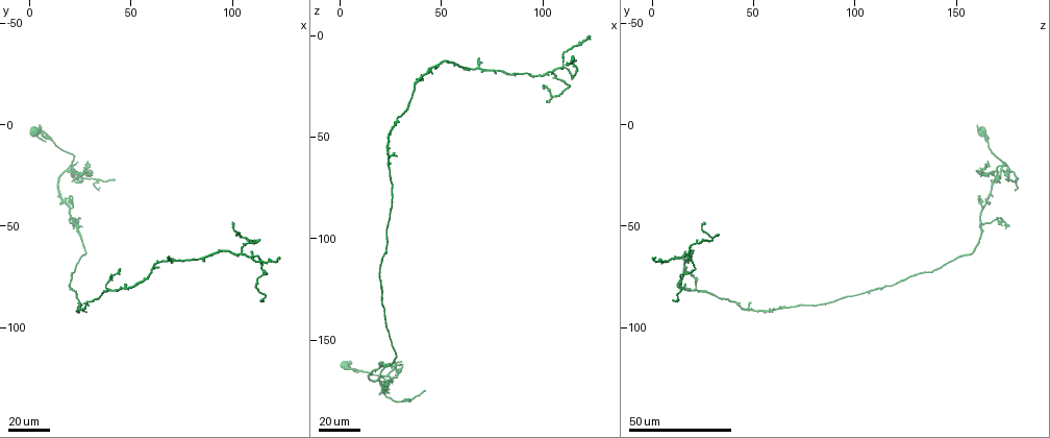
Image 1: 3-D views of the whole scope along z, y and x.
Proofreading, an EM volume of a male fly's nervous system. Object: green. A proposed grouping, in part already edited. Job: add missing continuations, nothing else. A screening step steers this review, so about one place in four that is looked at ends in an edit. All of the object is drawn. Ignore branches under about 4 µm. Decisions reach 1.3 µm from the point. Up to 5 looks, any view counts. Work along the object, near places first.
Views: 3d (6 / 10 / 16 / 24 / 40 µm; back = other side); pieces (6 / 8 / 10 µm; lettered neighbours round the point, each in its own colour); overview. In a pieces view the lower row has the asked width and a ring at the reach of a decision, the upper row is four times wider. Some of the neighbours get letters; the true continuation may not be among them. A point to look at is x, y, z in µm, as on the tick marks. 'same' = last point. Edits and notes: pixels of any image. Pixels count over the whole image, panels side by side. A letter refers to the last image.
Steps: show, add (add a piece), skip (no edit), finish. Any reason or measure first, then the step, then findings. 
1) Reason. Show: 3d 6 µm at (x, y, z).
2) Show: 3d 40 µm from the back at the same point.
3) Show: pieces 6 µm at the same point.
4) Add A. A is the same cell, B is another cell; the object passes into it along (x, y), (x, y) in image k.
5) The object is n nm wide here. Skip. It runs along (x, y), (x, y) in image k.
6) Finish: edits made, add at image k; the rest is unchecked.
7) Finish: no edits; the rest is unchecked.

An open end. Show: 3d 40 µm at (21, 50, 175).

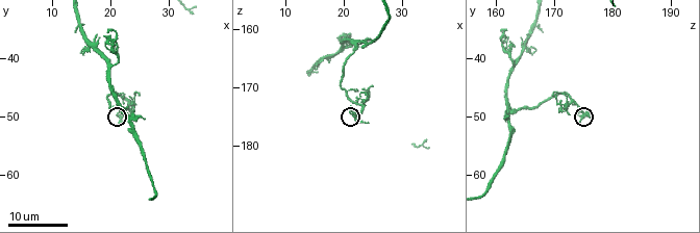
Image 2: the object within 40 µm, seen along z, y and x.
Show: pieces 8 µm at (21.5, 51.0, 174.0).

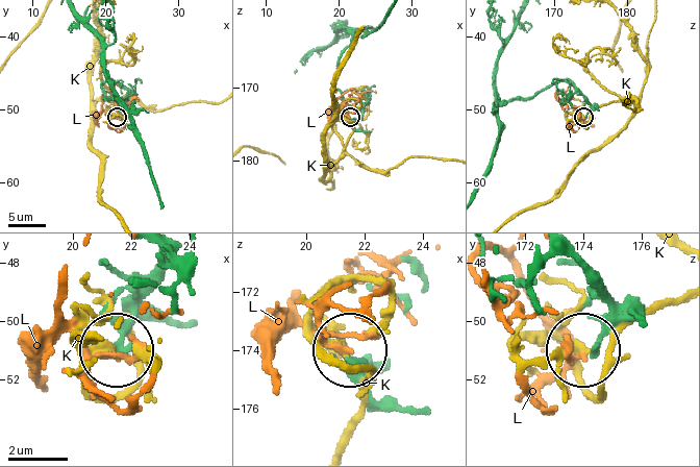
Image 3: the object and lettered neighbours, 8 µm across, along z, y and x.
The object is 220 nm wide here. Skip. K and L are other cells; it runs along (569, 254), (611, 315), (592, 349) in image 3; none of them fits.

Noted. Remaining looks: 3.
End of a long branch. Show: 3d 40 µm at (42, 27, 175).

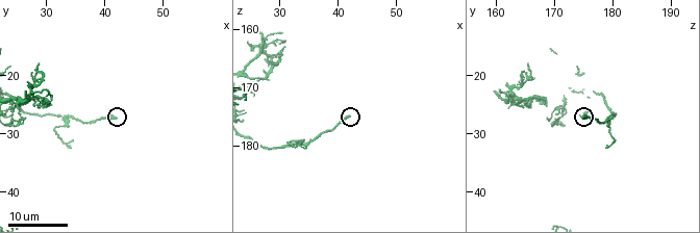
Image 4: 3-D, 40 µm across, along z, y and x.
What lies round it. Show: pieces 6 µm at (42.0, 27.5, 175.0).

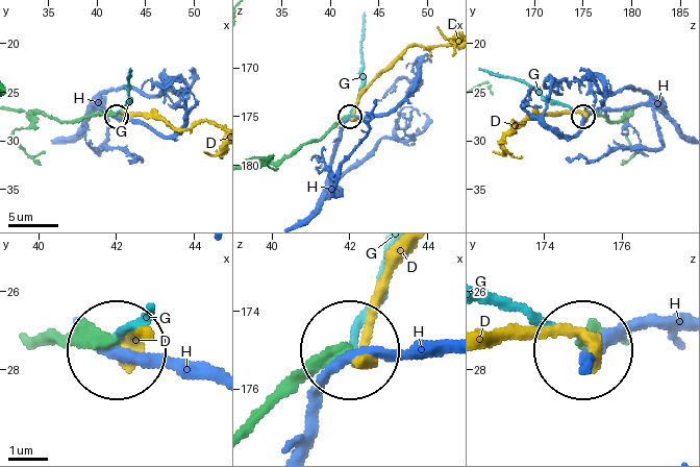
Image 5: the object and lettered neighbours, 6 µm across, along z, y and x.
Skip. D, G and H are other cells; it runs along (18, 109), (40, 112), (63, 121), (100, 114), (114, 116) in image 5; no lettered piece goes on from it.

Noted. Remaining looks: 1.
Finish: no edits; the rest is unchecked.

